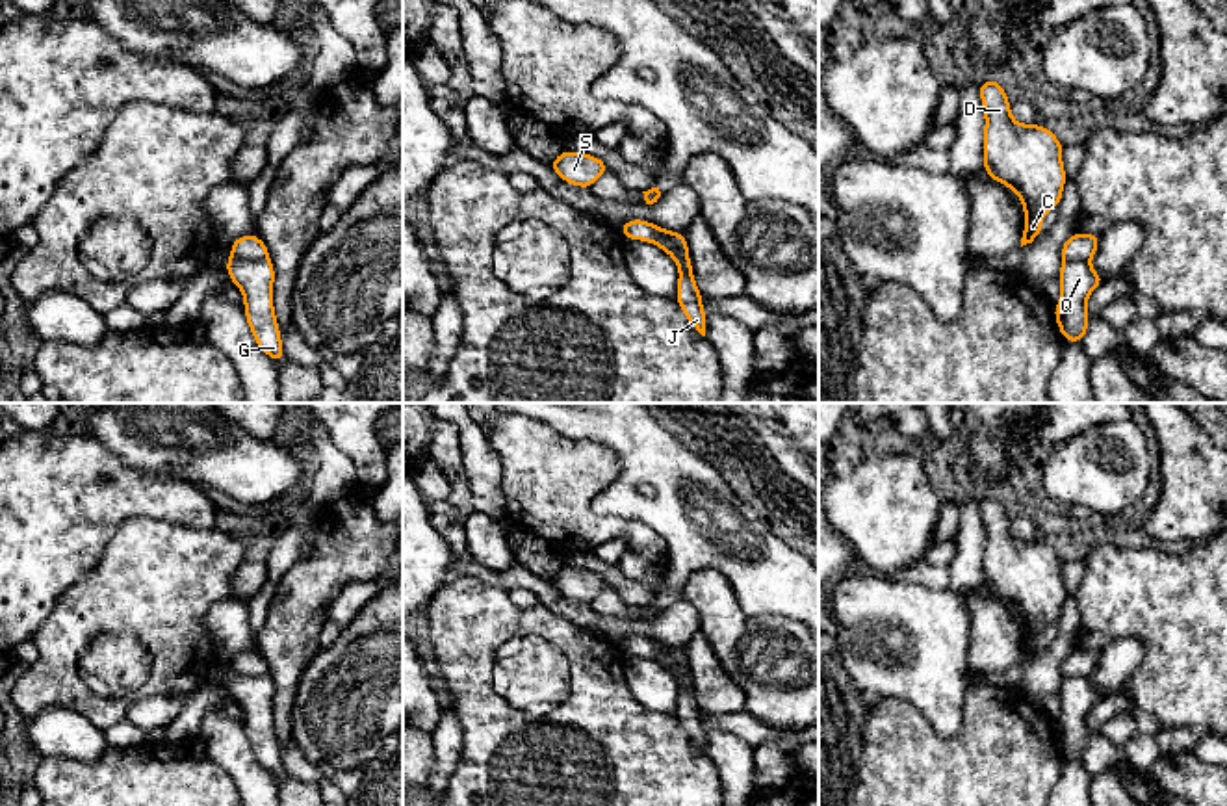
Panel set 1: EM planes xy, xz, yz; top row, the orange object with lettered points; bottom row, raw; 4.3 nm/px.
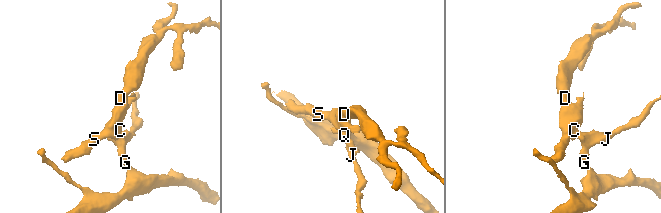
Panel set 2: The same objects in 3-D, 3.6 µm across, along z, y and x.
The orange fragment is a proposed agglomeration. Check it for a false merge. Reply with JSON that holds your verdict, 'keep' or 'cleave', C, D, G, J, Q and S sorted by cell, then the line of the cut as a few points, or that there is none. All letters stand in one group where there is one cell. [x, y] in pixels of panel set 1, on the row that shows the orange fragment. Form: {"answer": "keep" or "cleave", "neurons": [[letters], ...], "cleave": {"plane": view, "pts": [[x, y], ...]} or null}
{"answer": "cleave", "neurons": [["C", "D", "S"], ["G", "J", "Q"]], "cleave": {"plane": "xy", "pts": [[234, 255], [268, 259]]}}

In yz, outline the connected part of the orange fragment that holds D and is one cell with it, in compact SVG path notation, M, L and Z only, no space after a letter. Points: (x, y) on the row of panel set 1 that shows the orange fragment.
M988 78L978 85L984 104L984 169L988 176L1015 191L1025 208L1021 247L1043 230L1043 214L1058 208L1067 180L1064 145L1053 130L1012 119L1004 85Z

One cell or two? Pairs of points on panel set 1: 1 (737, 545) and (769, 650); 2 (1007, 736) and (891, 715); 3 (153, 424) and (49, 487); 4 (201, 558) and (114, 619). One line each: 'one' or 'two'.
1: two
2: one
3: one
4: one

